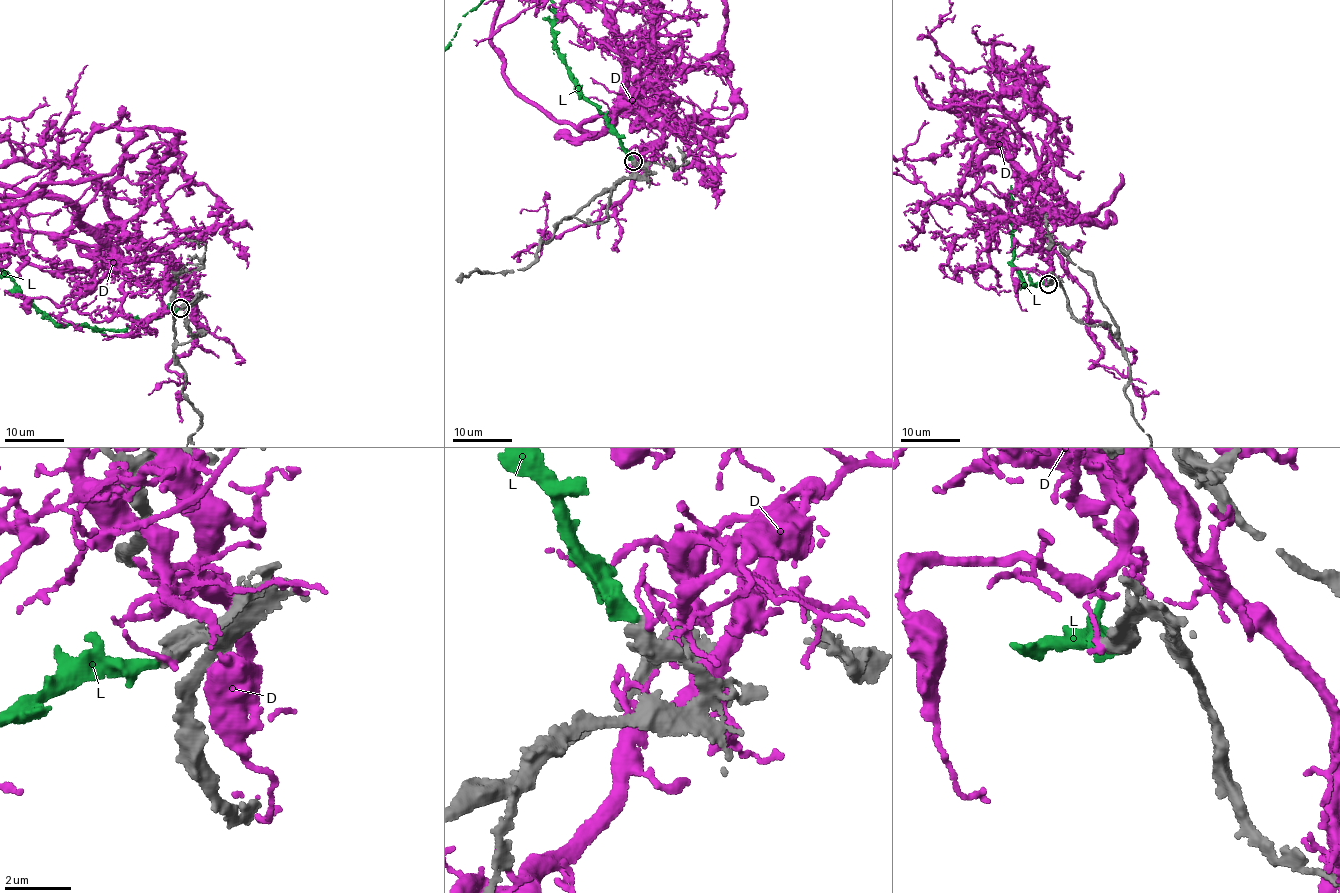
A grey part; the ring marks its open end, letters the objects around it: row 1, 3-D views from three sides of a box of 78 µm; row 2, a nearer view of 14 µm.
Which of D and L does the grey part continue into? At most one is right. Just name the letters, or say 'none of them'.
L

